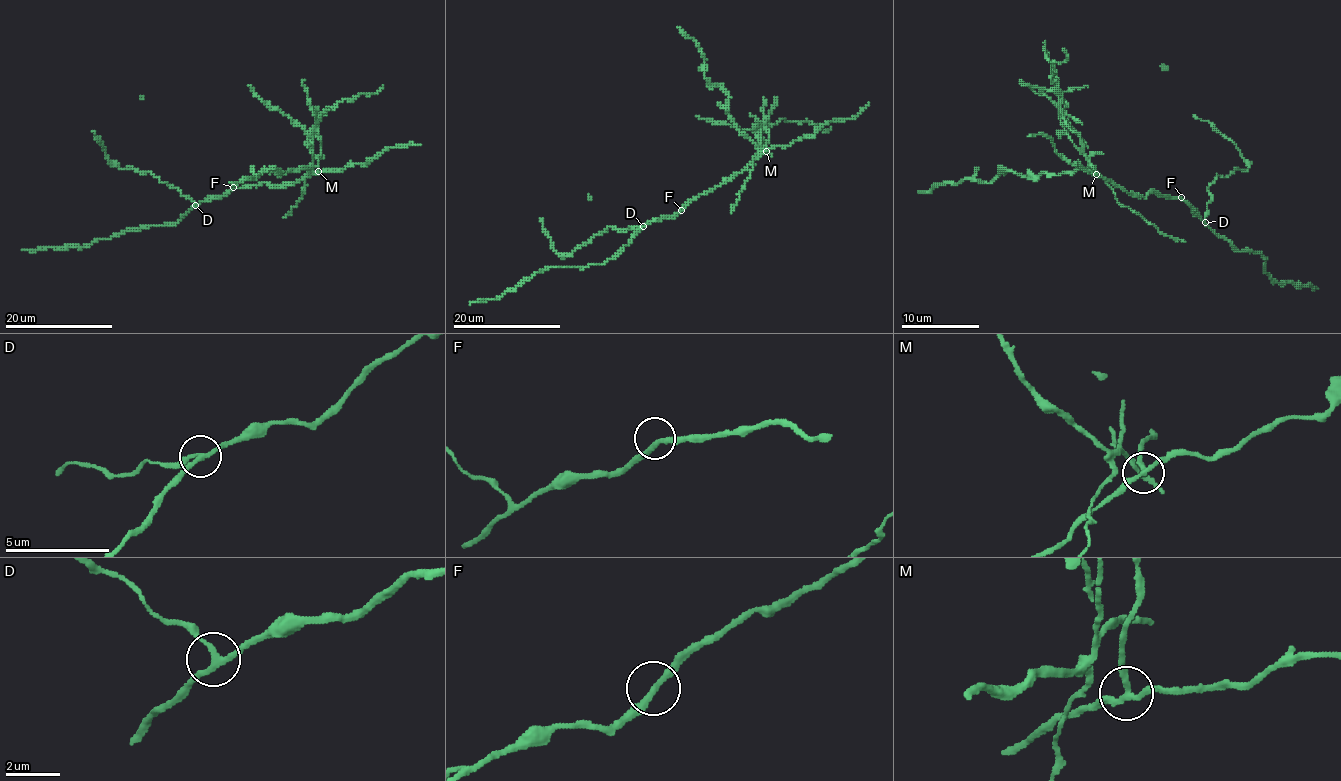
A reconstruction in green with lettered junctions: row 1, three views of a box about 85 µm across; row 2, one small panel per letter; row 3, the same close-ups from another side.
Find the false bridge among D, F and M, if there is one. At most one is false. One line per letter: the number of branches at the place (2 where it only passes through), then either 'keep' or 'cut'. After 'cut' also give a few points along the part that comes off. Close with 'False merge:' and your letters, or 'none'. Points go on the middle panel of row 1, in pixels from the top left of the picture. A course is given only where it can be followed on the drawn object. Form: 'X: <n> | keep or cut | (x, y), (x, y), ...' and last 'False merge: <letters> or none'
D: 3 | keep
F: 2 | keep
M: 3 | cut
False merge: M

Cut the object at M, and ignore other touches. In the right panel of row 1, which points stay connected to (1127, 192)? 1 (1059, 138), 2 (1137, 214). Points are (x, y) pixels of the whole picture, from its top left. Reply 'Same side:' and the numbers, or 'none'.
Same side: none

